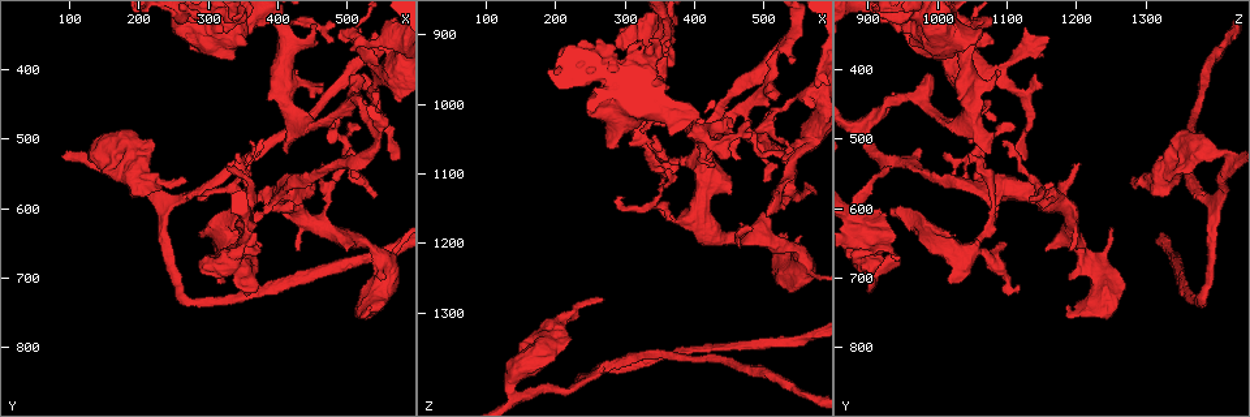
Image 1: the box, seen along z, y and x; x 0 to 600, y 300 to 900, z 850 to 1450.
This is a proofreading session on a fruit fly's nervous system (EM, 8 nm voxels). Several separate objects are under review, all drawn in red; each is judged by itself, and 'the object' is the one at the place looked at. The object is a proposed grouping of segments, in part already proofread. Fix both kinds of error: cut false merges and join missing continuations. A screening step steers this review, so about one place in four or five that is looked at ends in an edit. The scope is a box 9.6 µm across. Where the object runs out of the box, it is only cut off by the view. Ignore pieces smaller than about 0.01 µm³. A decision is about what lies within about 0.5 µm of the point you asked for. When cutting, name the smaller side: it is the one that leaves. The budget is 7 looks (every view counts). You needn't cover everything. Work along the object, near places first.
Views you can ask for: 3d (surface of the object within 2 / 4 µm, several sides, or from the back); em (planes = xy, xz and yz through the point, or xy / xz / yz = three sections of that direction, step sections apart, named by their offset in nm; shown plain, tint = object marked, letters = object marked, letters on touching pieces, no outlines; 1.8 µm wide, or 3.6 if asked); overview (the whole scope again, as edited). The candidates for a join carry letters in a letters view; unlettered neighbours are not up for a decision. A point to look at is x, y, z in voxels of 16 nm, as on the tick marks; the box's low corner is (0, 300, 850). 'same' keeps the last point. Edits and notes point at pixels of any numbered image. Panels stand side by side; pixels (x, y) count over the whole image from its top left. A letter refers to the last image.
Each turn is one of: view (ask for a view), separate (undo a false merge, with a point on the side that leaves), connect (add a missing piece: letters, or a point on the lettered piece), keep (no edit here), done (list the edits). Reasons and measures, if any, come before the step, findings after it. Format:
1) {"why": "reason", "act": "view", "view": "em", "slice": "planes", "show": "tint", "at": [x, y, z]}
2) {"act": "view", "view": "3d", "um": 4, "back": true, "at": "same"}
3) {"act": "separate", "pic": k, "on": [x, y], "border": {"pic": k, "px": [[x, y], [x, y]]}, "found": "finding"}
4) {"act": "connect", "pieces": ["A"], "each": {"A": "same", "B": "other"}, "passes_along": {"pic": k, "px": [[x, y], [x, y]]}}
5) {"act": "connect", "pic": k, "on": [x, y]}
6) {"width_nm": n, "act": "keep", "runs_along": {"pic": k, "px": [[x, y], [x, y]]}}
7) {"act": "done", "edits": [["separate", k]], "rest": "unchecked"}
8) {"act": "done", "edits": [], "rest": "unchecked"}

{"why": "thick turns thin", "act": "view", "view": "em", "um": 3.6, "slice": "planes", "show": "letters", "at": [535, 740, 1215]}

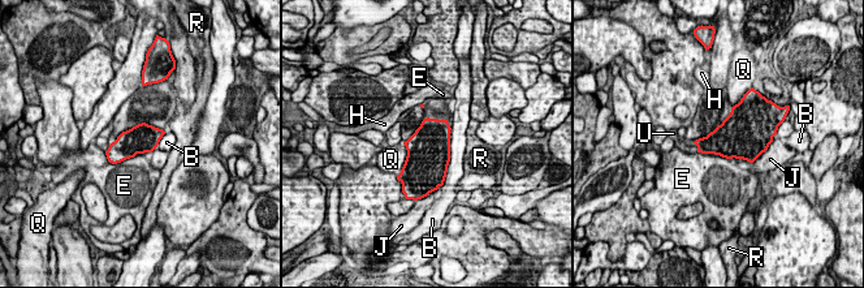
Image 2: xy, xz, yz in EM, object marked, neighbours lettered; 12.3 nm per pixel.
{"act": "connect", "pieces": ["U"], "each": {"B": "other", "E": "other", "H": "other", "J": "other", "Q": "other", "R": "other", "U": "same"}, "passes_along": {"pic": 2, "px": [[432, 138], [439, 120], [439, 111]]}, "found": "it goes on there"}

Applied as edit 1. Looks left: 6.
{"act": "view", "view": "overview"}

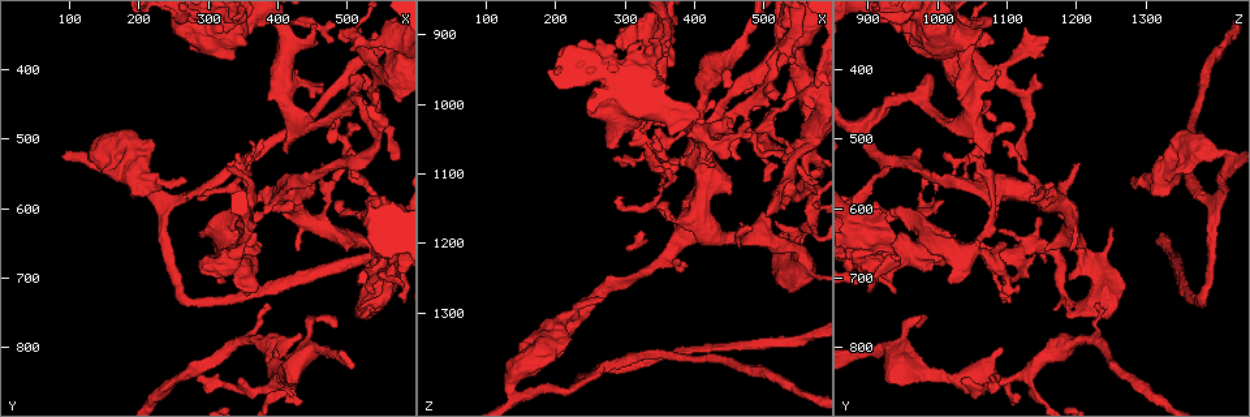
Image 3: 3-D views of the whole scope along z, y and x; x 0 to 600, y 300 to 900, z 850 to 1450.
{"why": "arms run side by side", "act": "view", "view": "em", "slice": "planes", "show": "letters", "at": [355, 635, 905]}

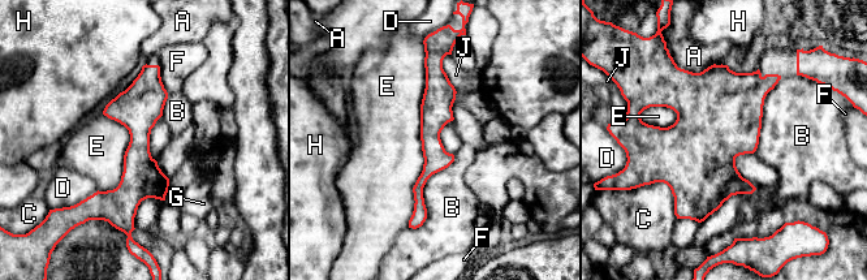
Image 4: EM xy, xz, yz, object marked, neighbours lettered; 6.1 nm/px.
{"width_nm": 180, "act": "keep", "each": {"A": "other", "B": "other", "C": "other", "D": "other", "E": "other", "F": "other", "G": "other", "H": "other", "J": "other"}, "border": {"pic": 4, "px": [[425, 51], [423, 169], [408, 227]]}, "found": "continuous, no second neuron"}

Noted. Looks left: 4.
{"why": "looks like a crossing", "act": "view", "view": "em", "slice": "planes", "show": "letters", "at": [410, 575, 1075]}

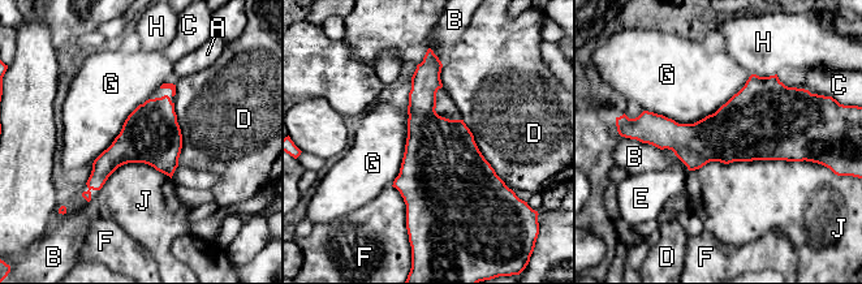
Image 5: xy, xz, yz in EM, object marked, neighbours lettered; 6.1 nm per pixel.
{"act": "keep", "each": {"A": "other", "B": "other", "C": "other", "D": "other", "E": "other", "F": "other", "G": "other", "H": "other", "J": "other"}, "border": {"pic": 5, "px": [[751, 74], [693, 123], [645, 111]]}, "found": "all the same neuron"}

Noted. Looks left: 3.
{"act": "done", "edits": [["connect", 2]], "rest": "unchecked"}

